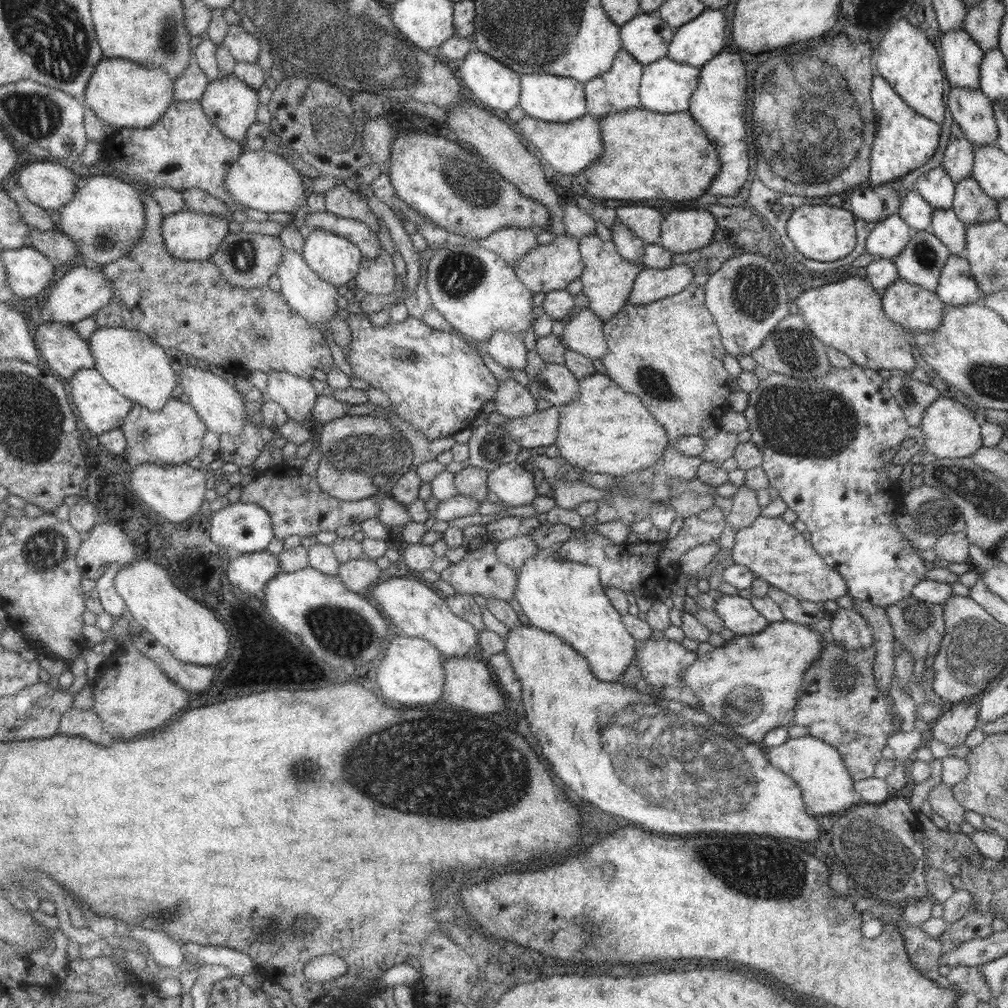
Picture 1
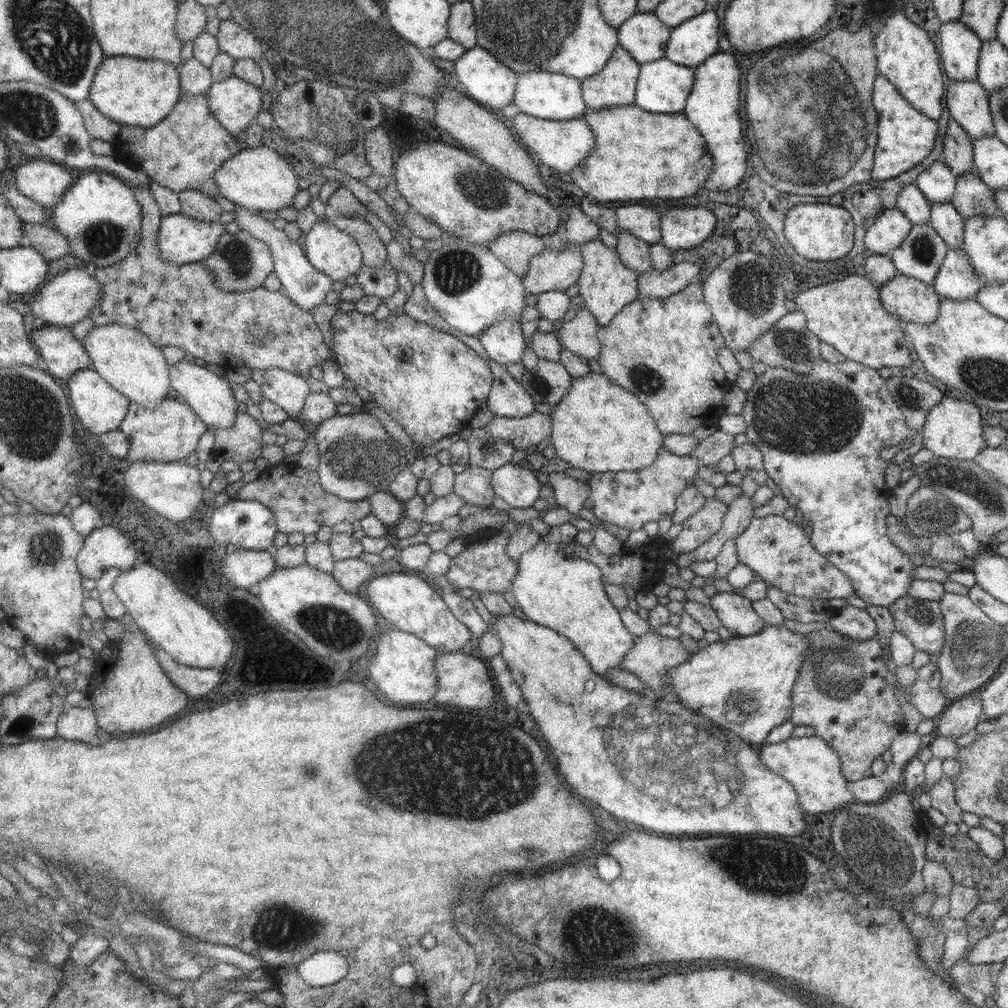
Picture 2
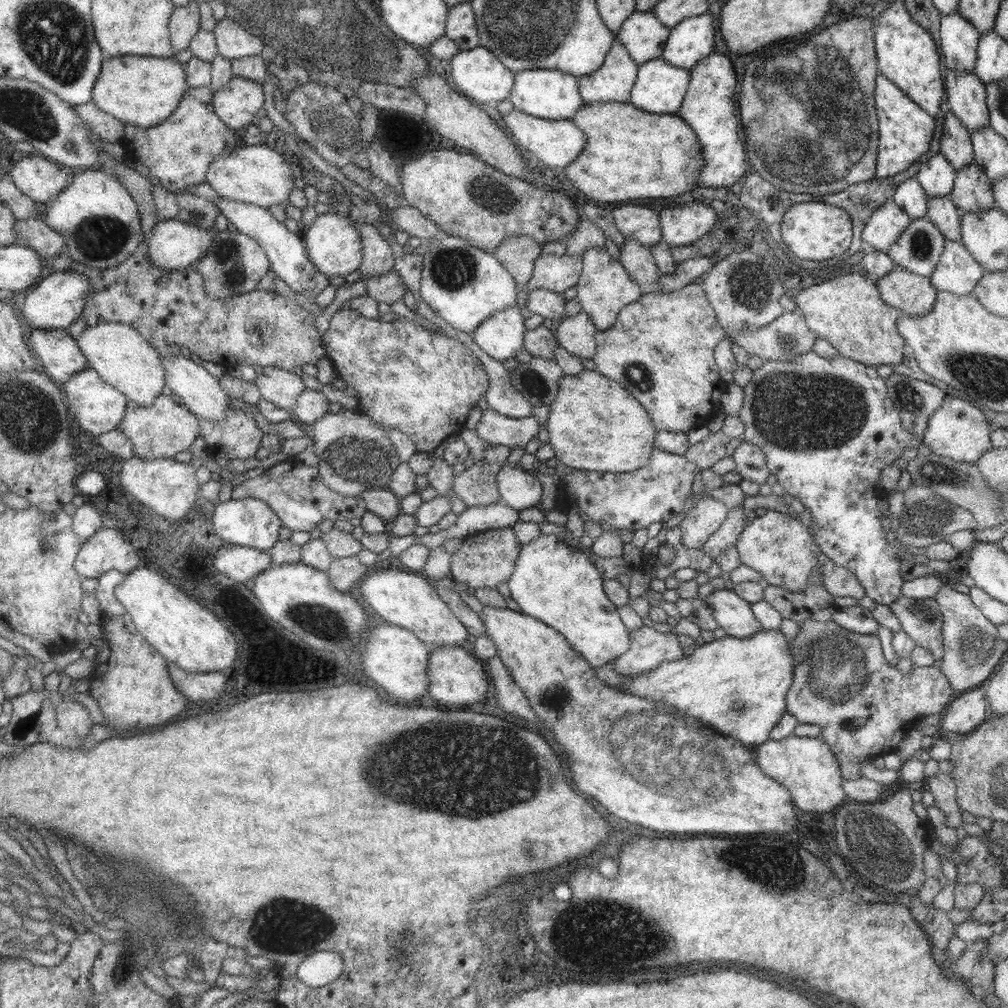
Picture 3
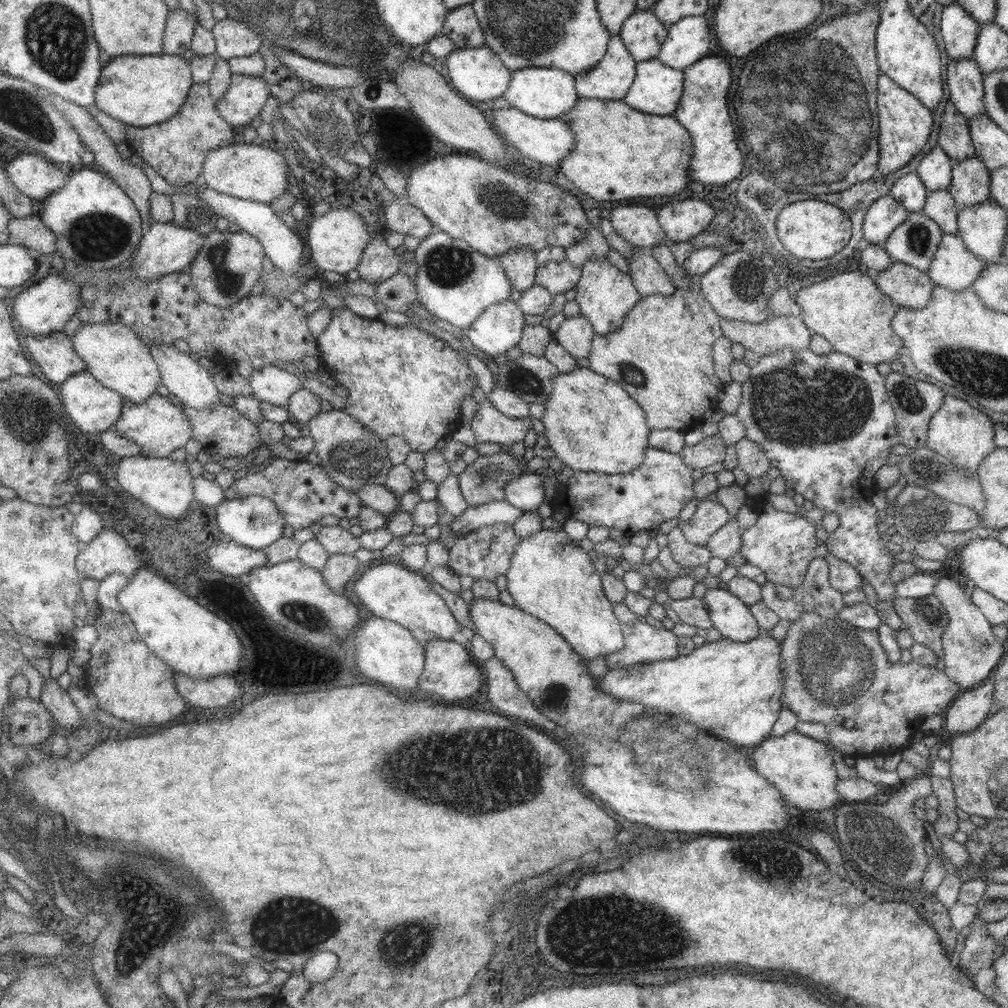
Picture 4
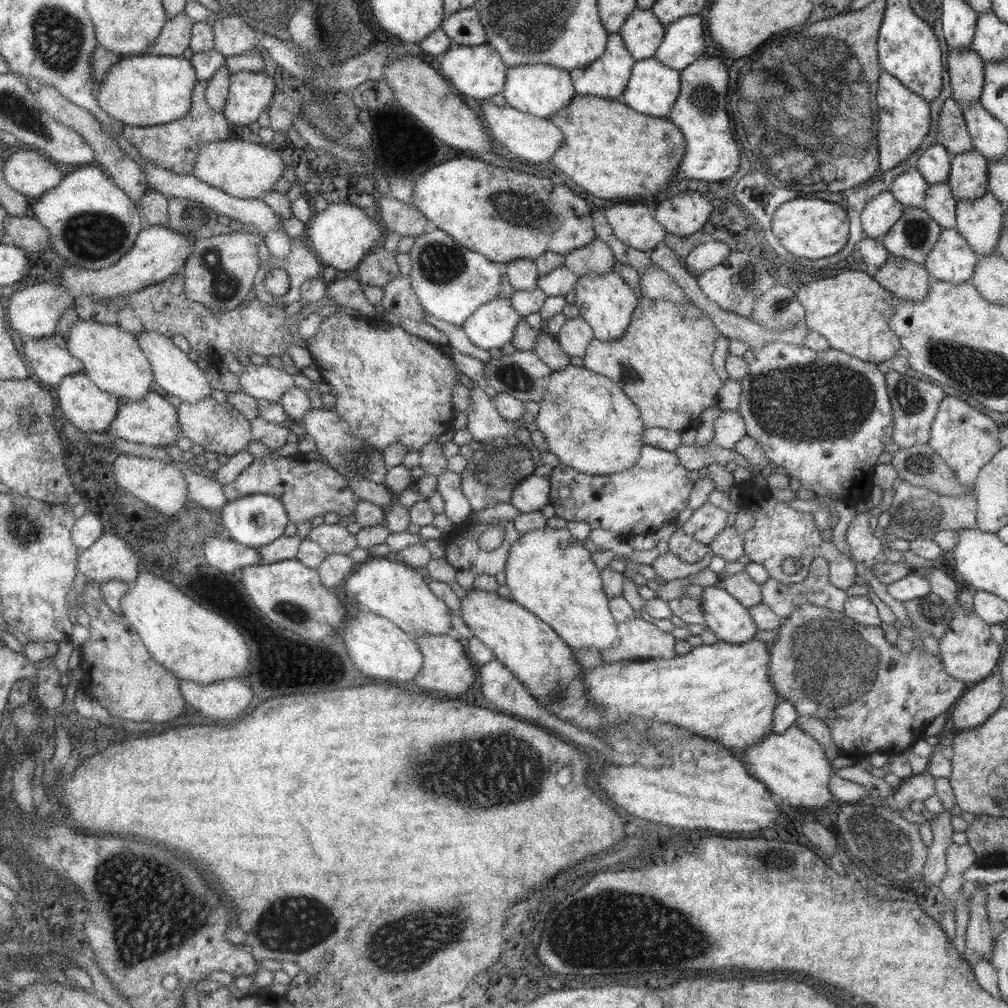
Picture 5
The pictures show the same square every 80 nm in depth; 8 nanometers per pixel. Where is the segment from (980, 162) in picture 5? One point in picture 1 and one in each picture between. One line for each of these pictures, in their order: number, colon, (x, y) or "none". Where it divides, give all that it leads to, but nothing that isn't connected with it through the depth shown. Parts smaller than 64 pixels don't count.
1: (970, 204)
2: (971, 198)
3: (972, 191)
4: (970, 181)

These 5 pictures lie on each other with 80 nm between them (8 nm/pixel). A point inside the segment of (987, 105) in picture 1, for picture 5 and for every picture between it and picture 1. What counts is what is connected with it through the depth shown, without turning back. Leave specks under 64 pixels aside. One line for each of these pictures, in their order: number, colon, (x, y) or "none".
2: (967, 103)
3: (966, 95)
4: (963, 79)
5: (965, 68)

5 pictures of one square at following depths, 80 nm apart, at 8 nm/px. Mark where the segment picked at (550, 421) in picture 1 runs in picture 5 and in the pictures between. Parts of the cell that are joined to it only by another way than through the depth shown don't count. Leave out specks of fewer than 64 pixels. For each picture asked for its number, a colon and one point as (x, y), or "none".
2: (529, 430)
3: (495, 428)
4: (488, 424)
5: (484, 423)

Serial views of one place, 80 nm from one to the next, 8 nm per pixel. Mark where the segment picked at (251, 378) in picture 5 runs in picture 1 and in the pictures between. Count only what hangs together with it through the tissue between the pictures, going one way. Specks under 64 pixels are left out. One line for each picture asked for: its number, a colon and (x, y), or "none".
1: (295, 395)
2: (287, 390)
3: (279, 387)
4: (270, 384)

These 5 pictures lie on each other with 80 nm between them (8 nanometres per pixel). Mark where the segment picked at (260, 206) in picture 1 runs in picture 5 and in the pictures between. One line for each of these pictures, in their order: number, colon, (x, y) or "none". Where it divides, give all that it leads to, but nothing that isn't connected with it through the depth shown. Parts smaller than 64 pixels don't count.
2: (258, 179)
3: (258, 175)
4: (253, 172)
5: (240, 168)

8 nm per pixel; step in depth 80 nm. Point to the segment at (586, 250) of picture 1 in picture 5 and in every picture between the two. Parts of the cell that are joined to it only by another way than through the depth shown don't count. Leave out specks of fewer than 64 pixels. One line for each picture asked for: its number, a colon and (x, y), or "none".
2: (606, 285)
3: (603, 288)
4: (604, 293)
5: (605, 302)

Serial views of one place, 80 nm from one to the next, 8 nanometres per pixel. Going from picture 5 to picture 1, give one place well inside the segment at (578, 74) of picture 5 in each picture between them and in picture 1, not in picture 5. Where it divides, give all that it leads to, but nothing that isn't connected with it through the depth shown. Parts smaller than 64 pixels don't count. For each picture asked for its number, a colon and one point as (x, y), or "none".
1: (616, 89)
2: (614, 85)
3: (613, 81)
4: (610, 79)

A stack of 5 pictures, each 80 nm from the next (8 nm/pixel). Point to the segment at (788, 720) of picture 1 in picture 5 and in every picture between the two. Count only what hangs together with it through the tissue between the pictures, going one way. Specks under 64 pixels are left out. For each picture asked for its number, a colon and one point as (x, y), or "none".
2: (743, 684)
3: (737, 686)
4: (732, 690)
5: (722, 691)

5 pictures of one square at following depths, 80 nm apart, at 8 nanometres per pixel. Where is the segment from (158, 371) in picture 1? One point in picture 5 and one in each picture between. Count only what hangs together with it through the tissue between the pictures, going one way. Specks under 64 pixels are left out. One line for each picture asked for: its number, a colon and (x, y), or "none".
2: (125, 358)
3: (116, 352)
4: (115, 355)
5: (109, 356)

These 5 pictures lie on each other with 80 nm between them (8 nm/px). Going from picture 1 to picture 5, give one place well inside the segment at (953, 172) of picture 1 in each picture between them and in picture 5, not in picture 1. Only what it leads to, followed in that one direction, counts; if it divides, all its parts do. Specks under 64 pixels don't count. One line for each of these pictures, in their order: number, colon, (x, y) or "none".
2: (957, 147)
3: (955, 145)
4: (954, 139)
5: (951, 132)

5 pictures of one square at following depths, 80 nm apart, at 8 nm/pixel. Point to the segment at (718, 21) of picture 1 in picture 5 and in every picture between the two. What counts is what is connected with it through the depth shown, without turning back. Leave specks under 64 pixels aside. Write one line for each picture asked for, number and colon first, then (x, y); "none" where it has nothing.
2: (691, 42)
3: (690, 40)
4: (686, 41)
5: (682, 42)

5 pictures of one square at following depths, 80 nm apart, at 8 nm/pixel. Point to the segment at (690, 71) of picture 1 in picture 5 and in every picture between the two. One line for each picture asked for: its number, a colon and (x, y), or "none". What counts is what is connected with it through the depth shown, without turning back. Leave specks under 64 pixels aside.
2: (662, 87)
3: (659, 88)
4: (656, 89)
5: (652, 88)

